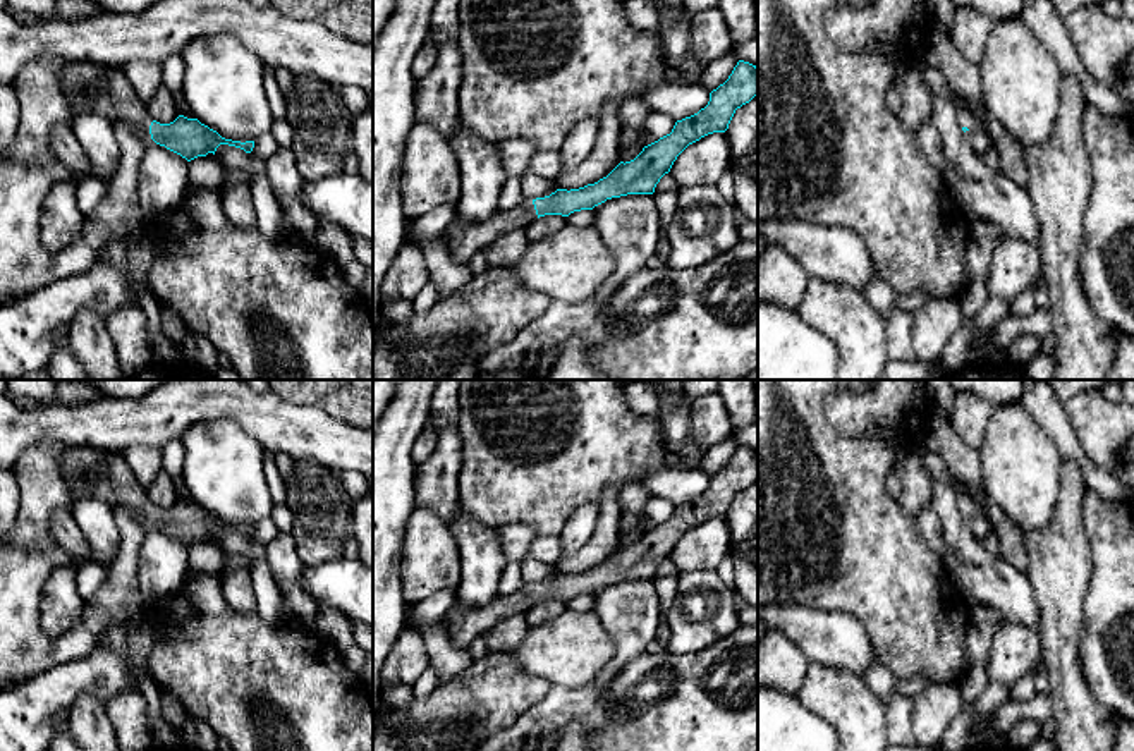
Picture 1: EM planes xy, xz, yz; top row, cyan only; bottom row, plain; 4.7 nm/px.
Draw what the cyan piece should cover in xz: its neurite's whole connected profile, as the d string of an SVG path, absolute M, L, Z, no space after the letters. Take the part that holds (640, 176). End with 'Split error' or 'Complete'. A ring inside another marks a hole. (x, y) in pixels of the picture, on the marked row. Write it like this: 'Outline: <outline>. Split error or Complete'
Outline: M739 60L729 79L710 93L710 101L698 113L677 120L672 132L643 148L643 151L631 162L620 162L607 177L594 184L579 189L557 189L545 198L524 198L524 201L512 210L497 210L485 222L469 222L455 213L450 225L445 229L445 242L454 258L467 263L476 253L483 253L498 237L527 229L533 222L545 215L569 217L574 211L593 210L612 198L627 194L653 194L660 179L670 172L677 156L692 143L713 132L725 132L737 108L749 103L758 95L758 67Z. Split error

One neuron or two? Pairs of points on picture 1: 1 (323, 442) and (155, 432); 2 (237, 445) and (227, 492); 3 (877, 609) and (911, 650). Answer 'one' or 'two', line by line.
1: one
2: one
3: one

